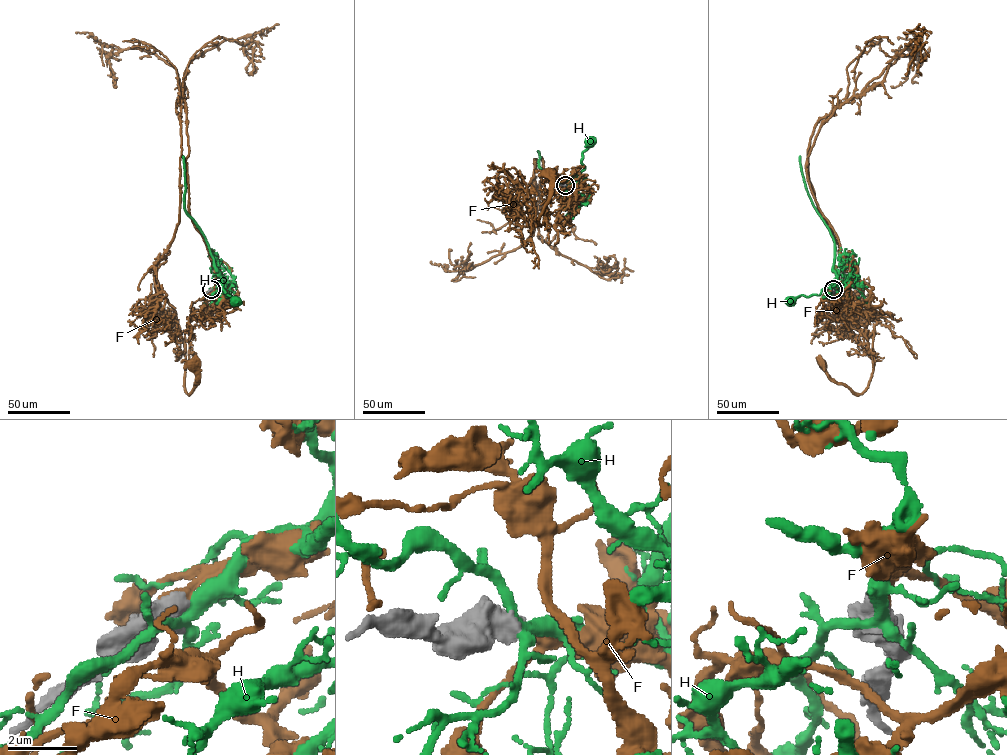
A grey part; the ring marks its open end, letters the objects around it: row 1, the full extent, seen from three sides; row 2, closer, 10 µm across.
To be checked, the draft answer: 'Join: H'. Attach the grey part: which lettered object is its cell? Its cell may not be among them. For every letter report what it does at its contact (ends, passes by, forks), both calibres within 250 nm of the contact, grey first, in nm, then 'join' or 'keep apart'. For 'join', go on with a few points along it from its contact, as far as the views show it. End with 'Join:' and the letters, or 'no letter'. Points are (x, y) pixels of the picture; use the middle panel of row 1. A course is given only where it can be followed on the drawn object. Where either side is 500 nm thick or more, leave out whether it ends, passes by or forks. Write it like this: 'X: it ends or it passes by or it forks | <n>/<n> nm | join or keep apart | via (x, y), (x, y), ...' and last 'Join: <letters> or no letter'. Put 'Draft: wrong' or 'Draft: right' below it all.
F: 800/440 nm | join | via (565, 185), (573, 196), (560, 208), (560, 224), (545, 224), (545, 217), (540, 224), (549, 196), (547, 173)
H: 800/320 nm | keep apart
Join: F
Draft: wrong

